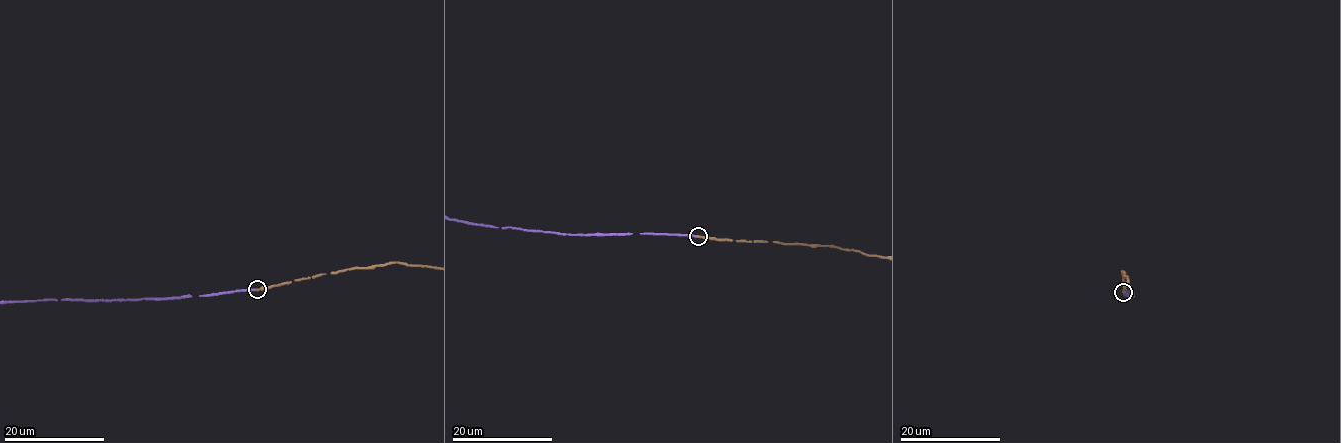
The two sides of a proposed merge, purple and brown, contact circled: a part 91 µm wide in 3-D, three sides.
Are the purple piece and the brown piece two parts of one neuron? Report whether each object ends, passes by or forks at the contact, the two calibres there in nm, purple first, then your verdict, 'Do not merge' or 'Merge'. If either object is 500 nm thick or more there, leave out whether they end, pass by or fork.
At the ring purple ends. At the ring brown ends. Thickness 220 nm (purple) against 170 nm. Merge

